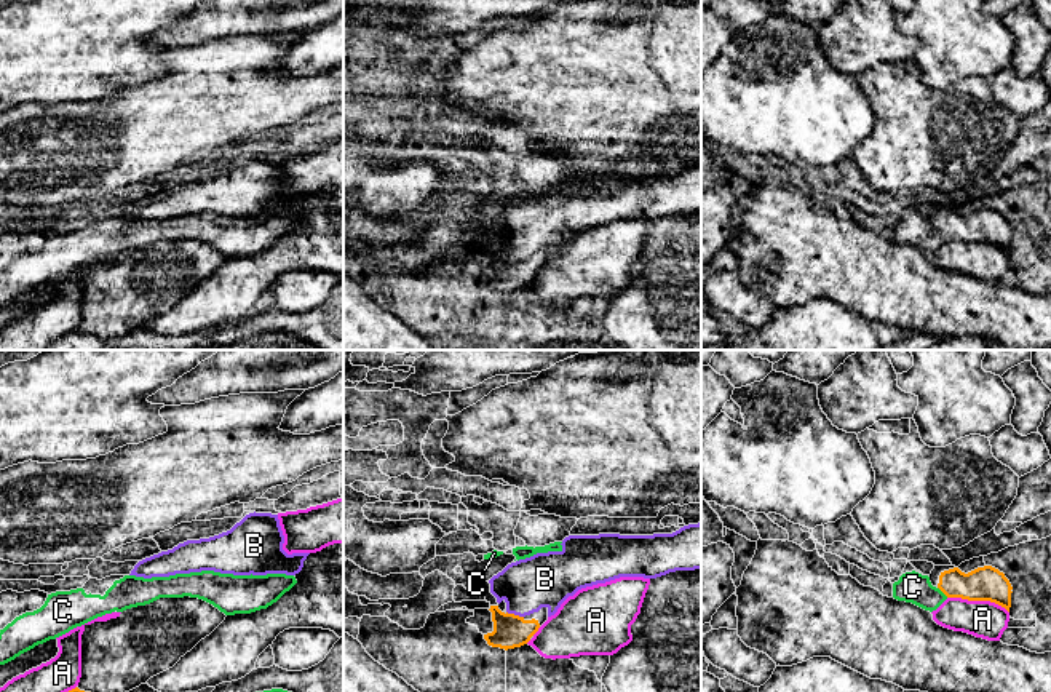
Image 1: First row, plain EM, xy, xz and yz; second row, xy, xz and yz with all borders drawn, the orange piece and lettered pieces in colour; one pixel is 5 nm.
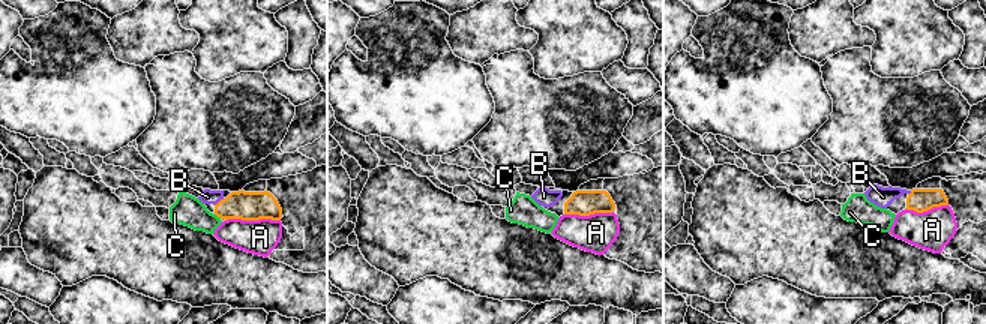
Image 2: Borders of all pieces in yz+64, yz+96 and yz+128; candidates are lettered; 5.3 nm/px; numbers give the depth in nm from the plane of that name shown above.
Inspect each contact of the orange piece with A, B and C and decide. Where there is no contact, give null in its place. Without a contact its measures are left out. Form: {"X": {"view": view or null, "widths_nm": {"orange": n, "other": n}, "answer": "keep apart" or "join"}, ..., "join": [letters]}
{"A": {"view": "yz", "widths_nm": {"orange": 180, "other": 190}, "answer": "keep apart"}, "B": {"view": "xz", "widths_nm": {"orange": 170, "other": 280}, "answer": "join"}, "C": {"view": "yz", "widths_nm": {"orange": 180, "other": 160}, "answer": "keep apart"}, "join": ["B"]}

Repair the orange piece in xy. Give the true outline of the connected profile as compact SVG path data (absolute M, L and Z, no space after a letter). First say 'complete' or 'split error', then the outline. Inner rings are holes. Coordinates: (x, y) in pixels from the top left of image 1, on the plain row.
complete; M78 329L58 339L51 350L107 350L102 340L91 334L80 332Z

